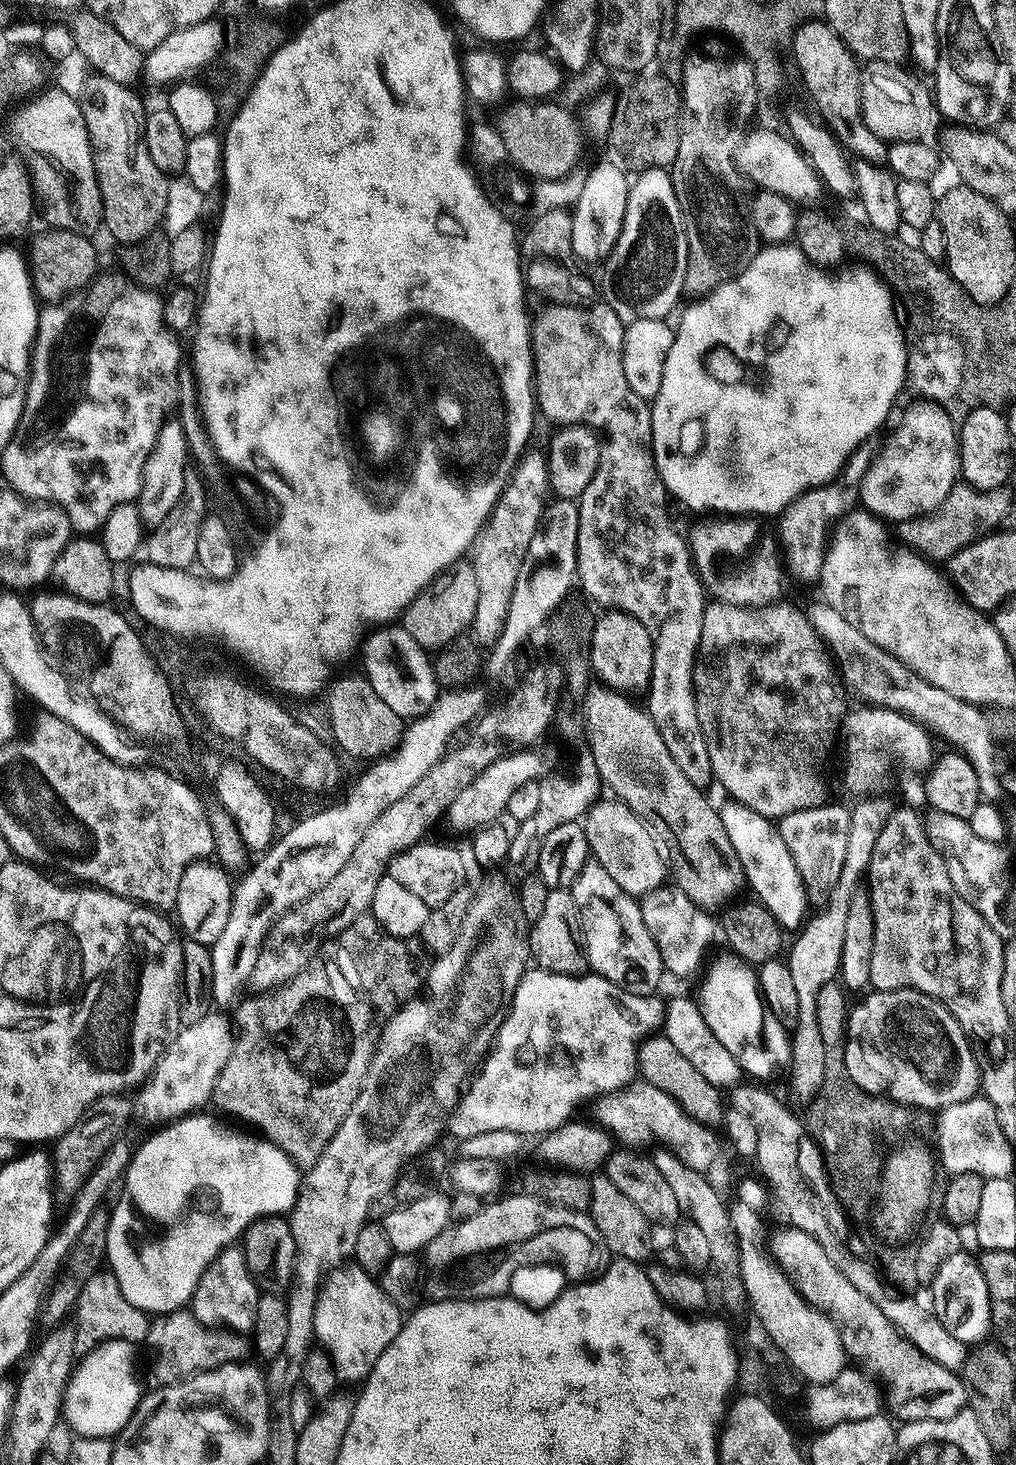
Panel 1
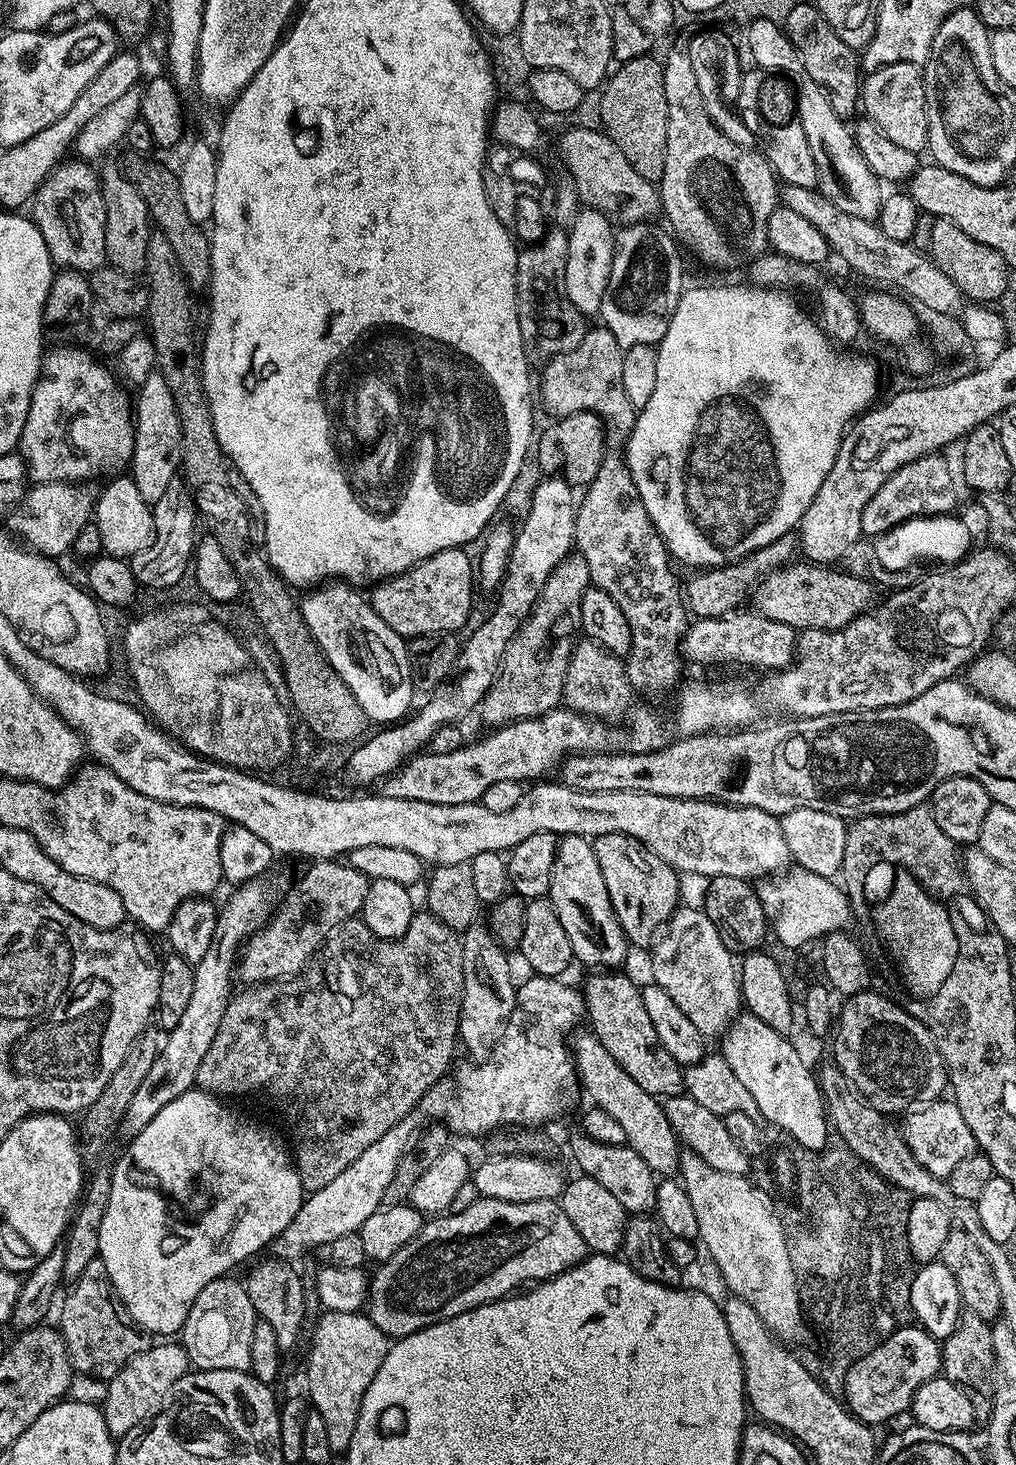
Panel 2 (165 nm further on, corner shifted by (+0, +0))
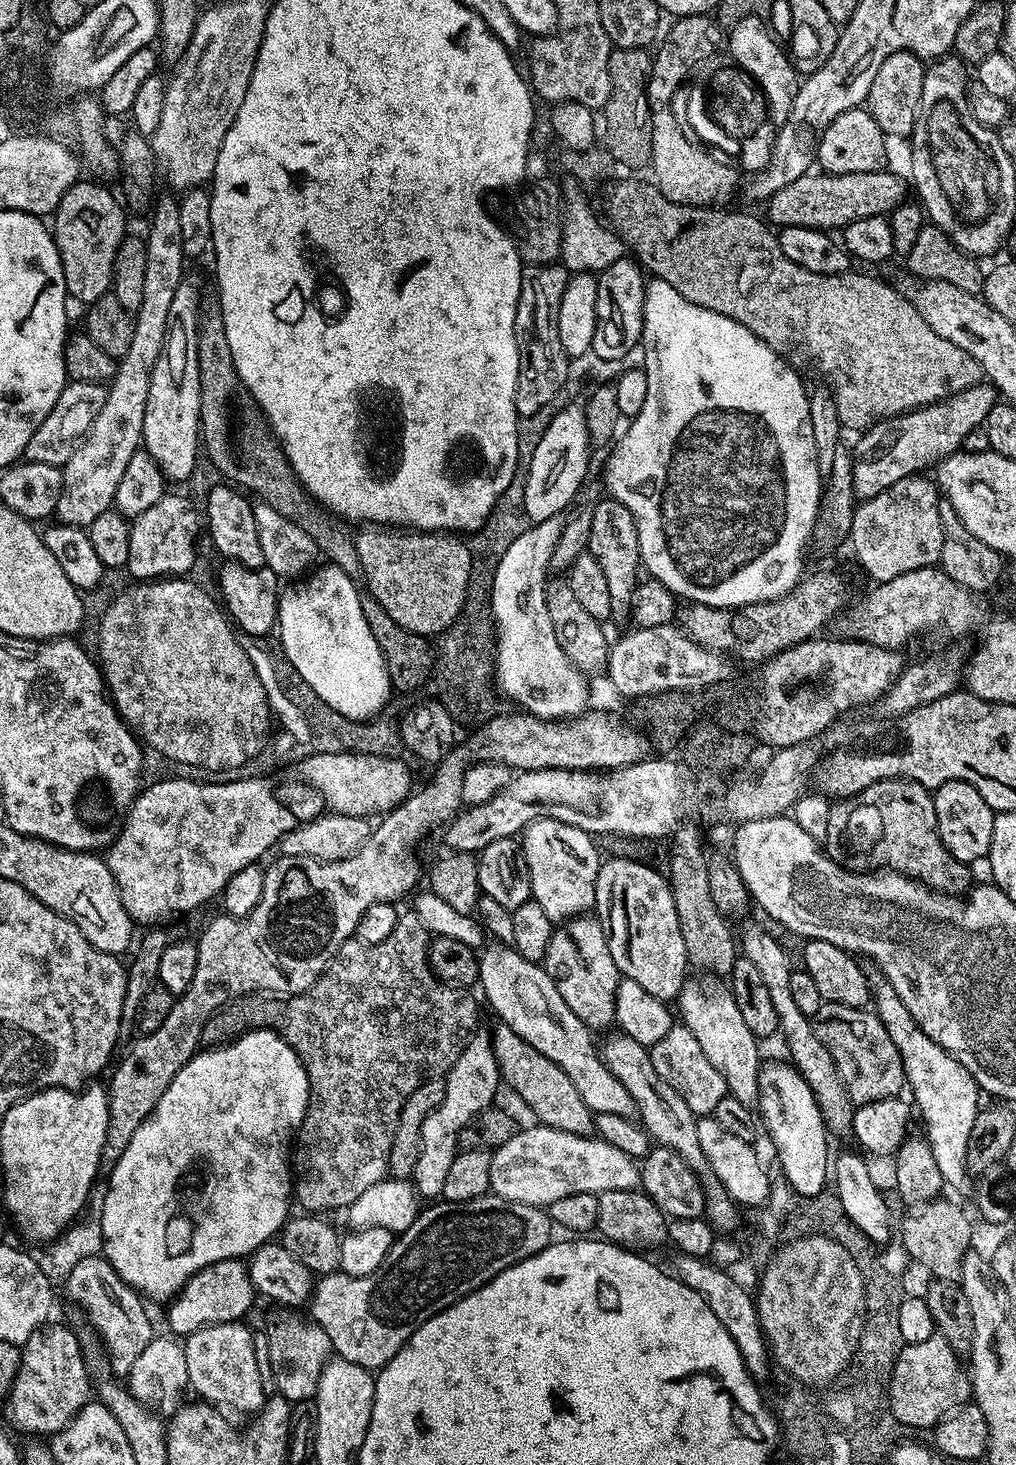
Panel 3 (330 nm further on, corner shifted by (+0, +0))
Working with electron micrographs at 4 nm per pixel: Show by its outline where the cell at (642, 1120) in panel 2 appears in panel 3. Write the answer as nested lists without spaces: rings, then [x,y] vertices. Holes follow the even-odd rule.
[[[492,942],[488,952],[480,952],[478,956],[480,974],[478,988],[484,991],[490,1007],[496,1011],[496,1020],[510,1026],[518,1038],[526,1038],[538,1054],[546,1054],[550,1062],[554,1062],[564,1071],[566,1078],[574,1082],[578,1094],[582,1094],[582,1102],[593,1114],[618,1114],[629,1118],[637,1115],[634,1098],[622,1086],[614,1074],[600,1057],[597,1041],[592,1041],[593,1033],[562,1002],[562,994],[558,994],[558,986],[554,986],[554,978],[544,969],[543,963],[522,958],[514,947]]]

